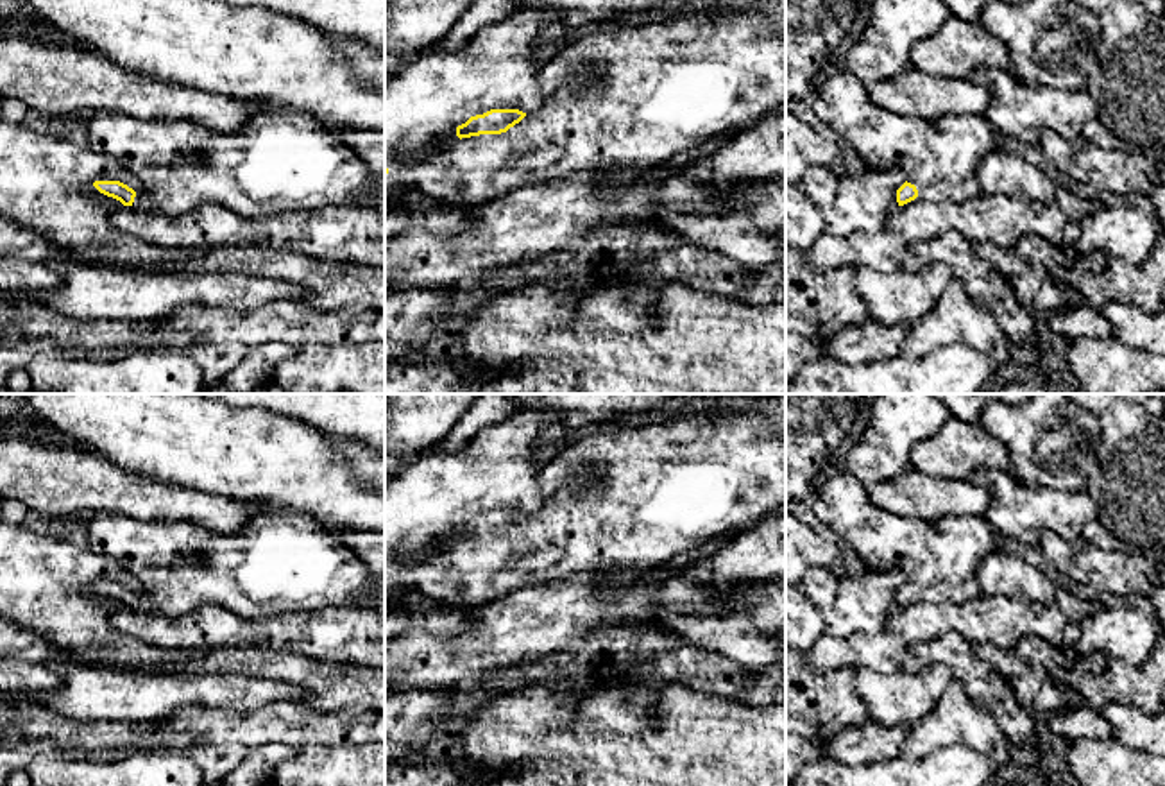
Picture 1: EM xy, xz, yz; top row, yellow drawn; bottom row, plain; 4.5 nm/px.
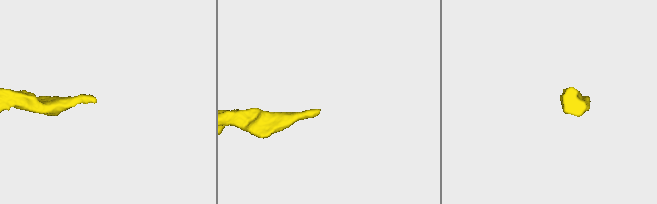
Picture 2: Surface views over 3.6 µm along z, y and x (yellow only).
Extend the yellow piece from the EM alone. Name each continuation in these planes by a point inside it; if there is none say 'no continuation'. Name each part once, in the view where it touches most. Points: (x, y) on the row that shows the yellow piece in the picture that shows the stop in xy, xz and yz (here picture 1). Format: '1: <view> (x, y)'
1: xz (629, 97)

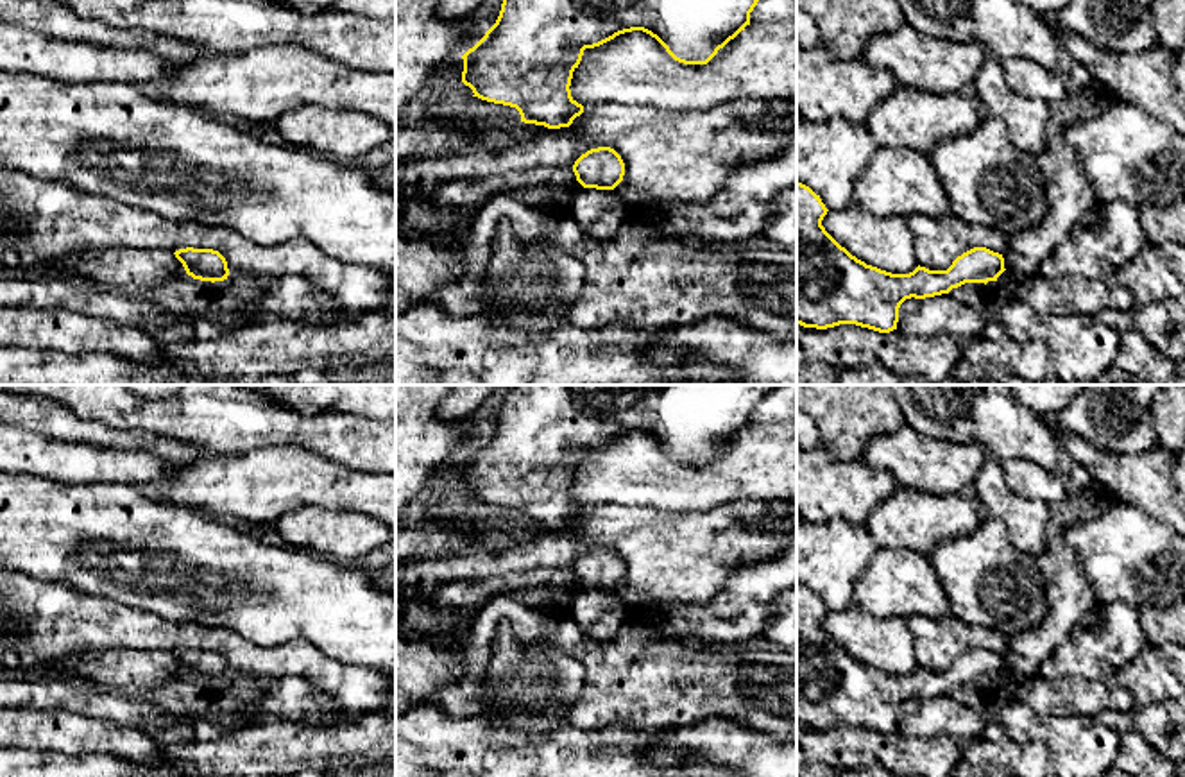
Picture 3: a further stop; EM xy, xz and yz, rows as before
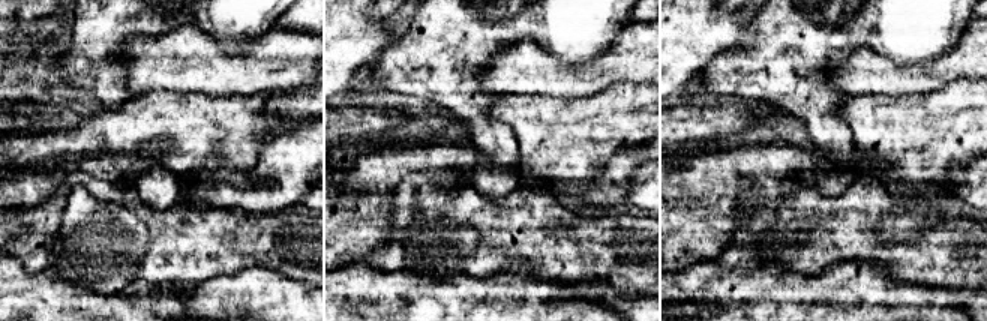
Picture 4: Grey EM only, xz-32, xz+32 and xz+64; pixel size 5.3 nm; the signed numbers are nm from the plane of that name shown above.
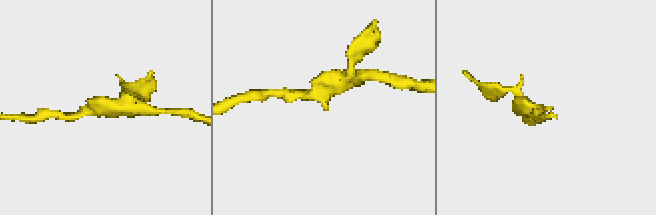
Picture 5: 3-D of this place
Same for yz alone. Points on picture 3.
1: yz (1069, 196)

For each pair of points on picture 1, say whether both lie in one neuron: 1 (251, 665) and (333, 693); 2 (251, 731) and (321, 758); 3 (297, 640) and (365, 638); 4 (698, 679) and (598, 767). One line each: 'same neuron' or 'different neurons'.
1: same neuron
2: different neurons
3: same neuron
4: different neurons

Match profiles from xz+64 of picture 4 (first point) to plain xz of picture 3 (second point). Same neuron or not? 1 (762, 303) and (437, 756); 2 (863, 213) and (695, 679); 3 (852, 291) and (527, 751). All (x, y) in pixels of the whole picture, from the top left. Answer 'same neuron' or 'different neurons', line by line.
1: same neuron
2: same neuron
3: same neuron

